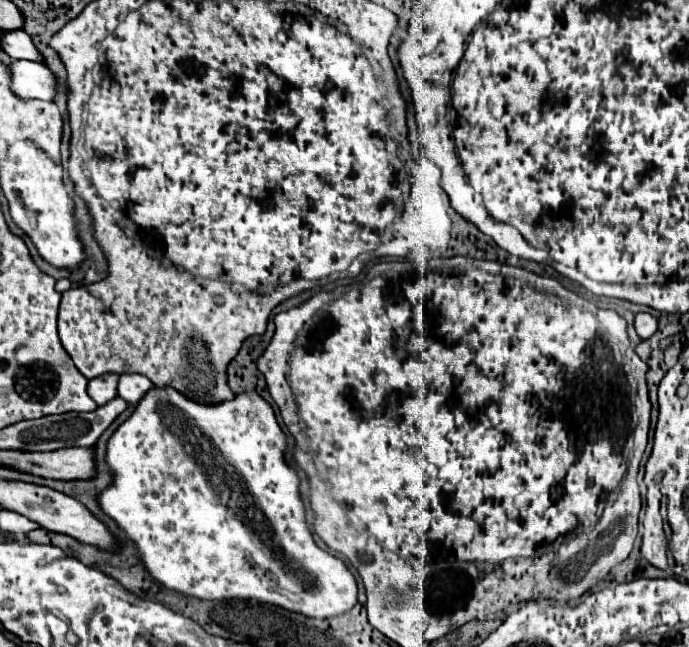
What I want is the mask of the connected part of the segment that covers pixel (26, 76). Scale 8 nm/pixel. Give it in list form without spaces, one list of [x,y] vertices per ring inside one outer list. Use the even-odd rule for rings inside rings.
[[[14,59],[10,63],[10,79],[10,89],[20,99],[54,101],[54,75],[46,65]]]

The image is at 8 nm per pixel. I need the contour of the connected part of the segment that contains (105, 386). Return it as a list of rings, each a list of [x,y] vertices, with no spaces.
[[[100,375],[98,379],[88,381],[88,395],[98,405],[104,405],[112,397],[116,397],[116,385],[118,385],[118,375]]]

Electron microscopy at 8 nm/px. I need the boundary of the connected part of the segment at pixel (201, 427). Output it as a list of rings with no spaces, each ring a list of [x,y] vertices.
[[[152,387],[144,399],[134,407],[134,413],[110,435],[106,443],[106,465],[110,471],[110,485],[98,491],[96,503],[104,515],[108,515],[136,545],[136,553],[144,563],[146,571],[160,581],[164,587],[172,591],[180,591],[186,597],[206,599],[206,601],[228,601],[228,599],[254,599],[268,605],[278,605],[282,609],[302,613],[310,619],[330,619],[350,611],[358,603],[358,587],[356,579],[350,569],[344,565],[342,559],[326,553],[314,543],[314,537],[308,529],[306,521],[306,507],[300,495],[300,477],[294,467],[290,467],[284,459],[286,451],[286,435],[280,429],[274,409],[256,393],[256,391],[242,391],[236,393],[234,399],[222,401],[218,405],[202,405],[178,393],[174,387]]]

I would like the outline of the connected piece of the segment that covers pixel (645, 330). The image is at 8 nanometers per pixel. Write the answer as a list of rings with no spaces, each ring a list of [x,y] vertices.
[[[636,313],[634,315],[634,327],[642,339],[648,339],[658,329],[658,321],[650,313]]]

